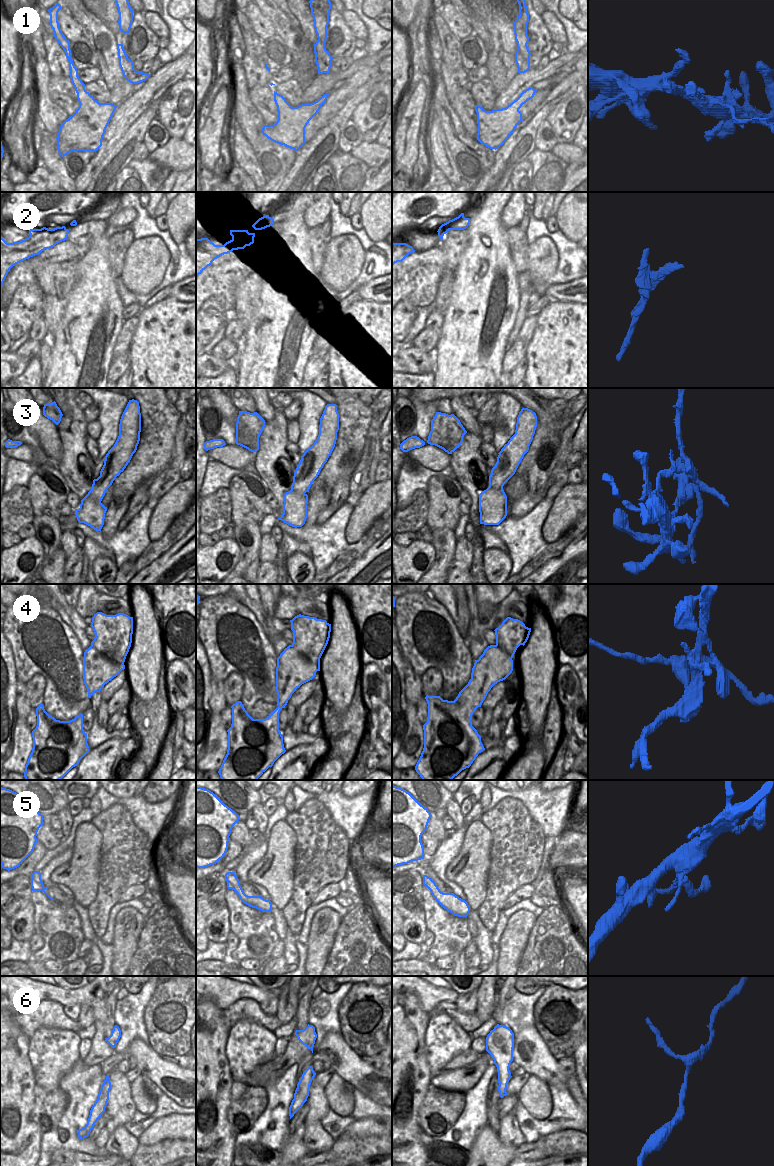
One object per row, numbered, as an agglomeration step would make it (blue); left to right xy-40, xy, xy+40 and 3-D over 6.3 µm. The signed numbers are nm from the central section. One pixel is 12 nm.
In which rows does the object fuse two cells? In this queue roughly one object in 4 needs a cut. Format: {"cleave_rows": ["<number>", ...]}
{"cleave_rows": ["2", "3", "4"]}

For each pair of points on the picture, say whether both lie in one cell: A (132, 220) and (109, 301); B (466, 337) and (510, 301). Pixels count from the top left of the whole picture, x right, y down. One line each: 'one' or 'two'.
A: two
B: one

